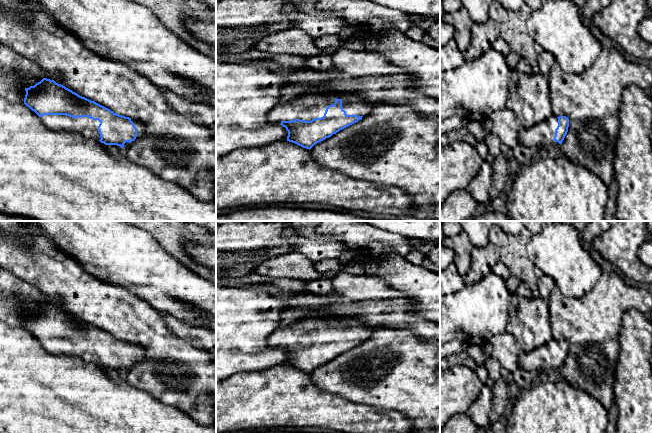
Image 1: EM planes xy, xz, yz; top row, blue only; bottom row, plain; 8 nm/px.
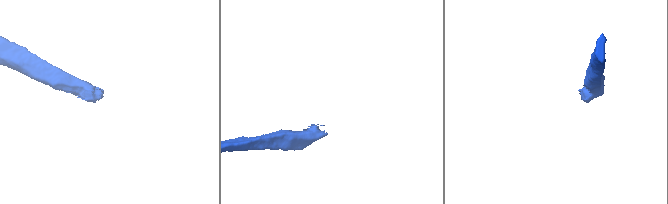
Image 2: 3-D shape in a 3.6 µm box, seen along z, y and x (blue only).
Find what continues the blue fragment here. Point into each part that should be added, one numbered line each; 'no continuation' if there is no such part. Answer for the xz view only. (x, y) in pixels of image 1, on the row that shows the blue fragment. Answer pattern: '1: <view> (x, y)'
1: xz (313, 104)

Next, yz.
1: yz (539, 137)

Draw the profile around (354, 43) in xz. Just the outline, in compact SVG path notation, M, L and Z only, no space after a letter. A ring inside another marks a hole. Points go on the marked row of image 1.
M352 36L350 39L348 39L345 43L345 46L348 49L351 49L354 51L363 51L364 50L364 44L363 44L362 40L356 36Z

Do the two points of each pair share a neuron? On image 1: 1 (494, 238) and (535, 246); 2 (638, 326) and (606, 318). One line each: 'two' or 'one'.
1: two
2: two

